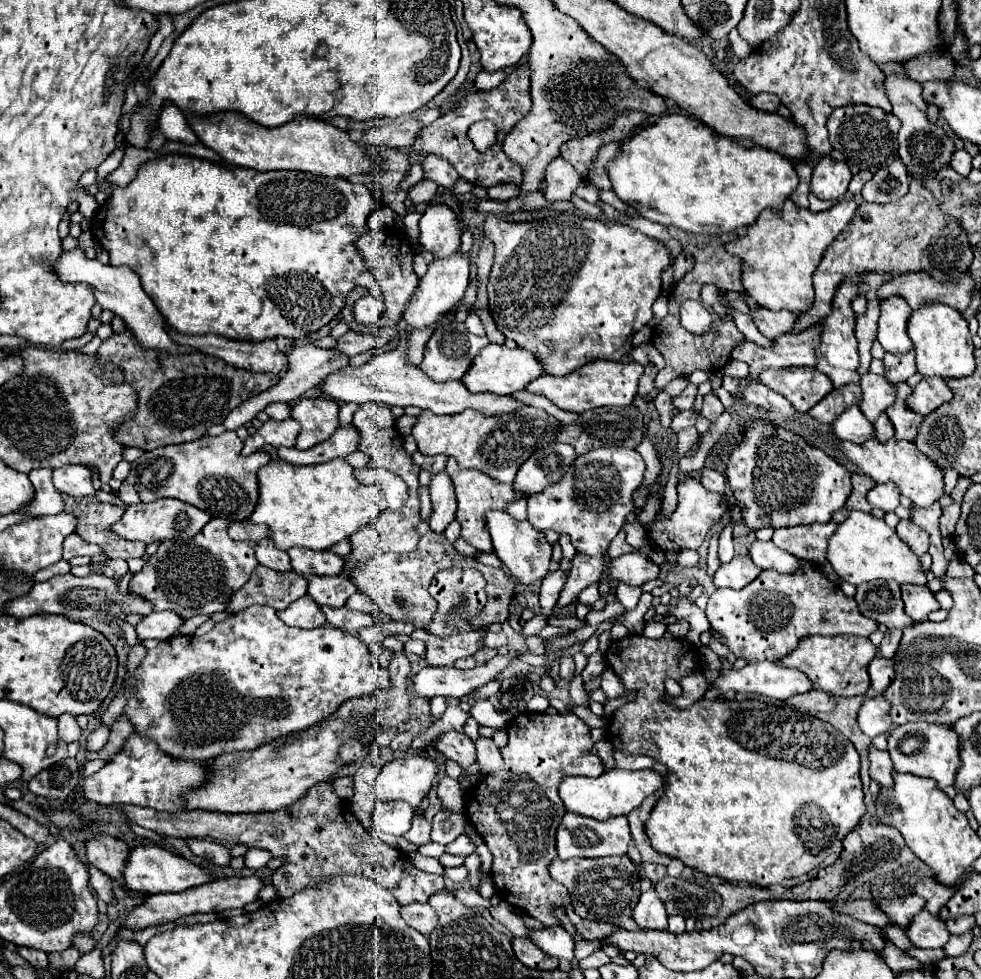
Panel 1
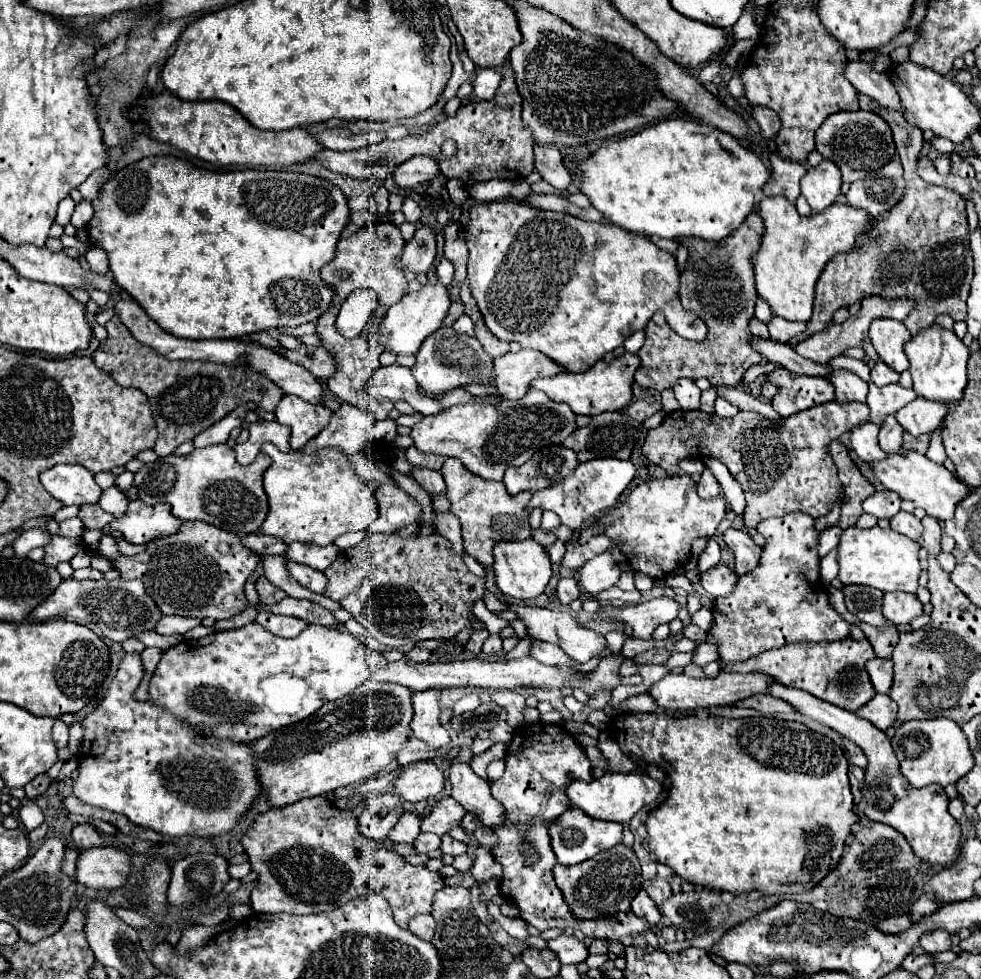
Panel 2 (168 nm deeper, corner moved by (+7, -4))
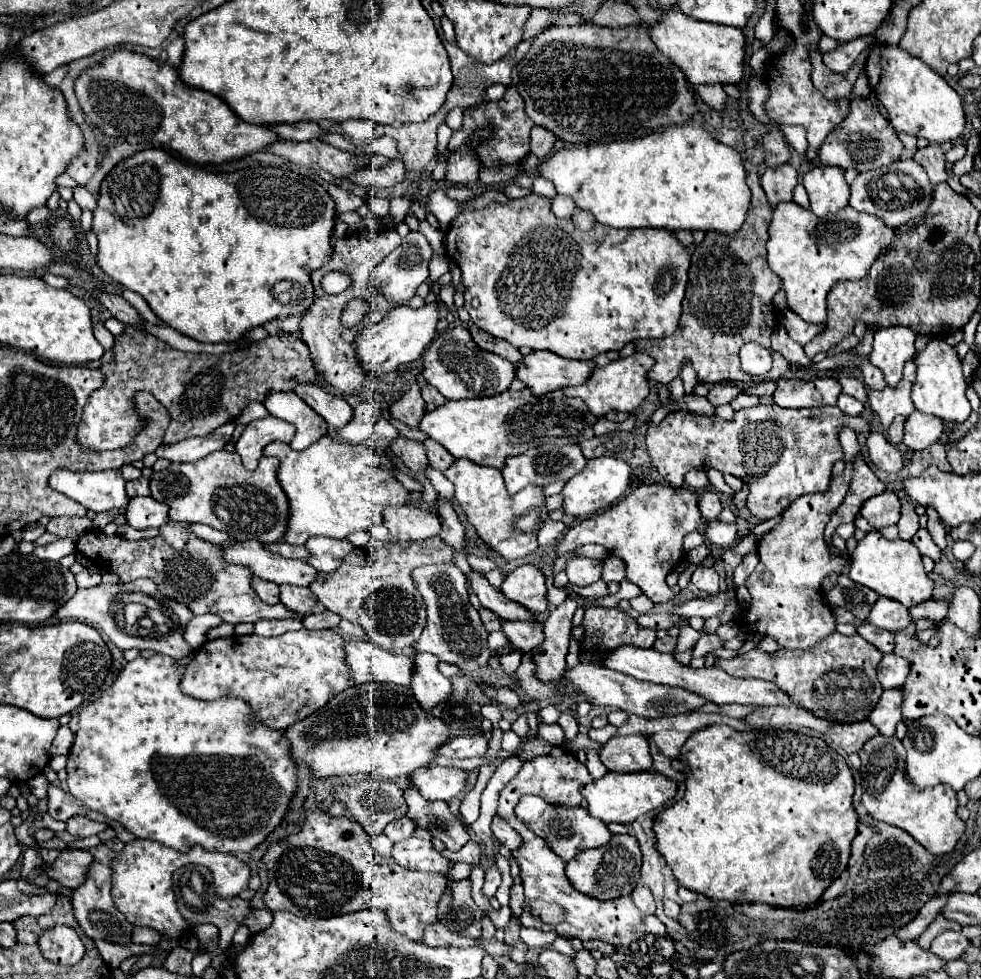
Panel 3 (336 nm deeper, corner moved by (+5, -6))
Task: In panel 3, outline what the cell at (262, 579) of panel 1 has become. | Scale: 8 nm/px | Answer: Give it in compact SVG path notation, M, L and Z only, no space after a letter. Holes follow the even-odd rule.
M251 578L251 588L257 592L257 596L265 604L277 604L279 602L279 586L275 586L273 582L263 582L259 578Z

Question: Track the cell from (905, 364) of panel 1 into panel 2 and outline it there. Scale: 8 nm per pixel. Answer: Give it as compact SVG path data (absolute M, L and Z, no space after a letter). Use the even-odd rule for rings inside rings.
M879 360L873 370L871 370L871 380L877 384L877 386L885 386L885 384L895 384L899 382L899 372L891 370L883 360Z

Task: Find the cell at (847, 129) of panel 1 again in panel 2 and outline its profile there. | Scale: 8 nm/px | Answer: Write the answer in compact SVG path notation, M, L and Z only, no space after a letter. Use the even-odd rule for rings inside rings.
M865 110L837 112L837 114L829 116L817 130L815 142L817 142L817 150L823 154L823 158L837 164L837 168L843 174L843 182L861 180L861 176L887 164L897 152L889 124L881 116L877 116L873 112L865 112Z

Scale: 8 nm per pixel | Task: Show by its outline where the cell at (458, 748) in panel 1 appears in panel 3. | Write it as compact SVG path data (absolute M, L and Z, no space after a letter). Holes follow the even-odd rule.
M495 816L493 818L493 824L491 824L491 832L501 840L501 844L509 850L517 850L521 844L523 844L523 838L507 824L503 822L503 818Z

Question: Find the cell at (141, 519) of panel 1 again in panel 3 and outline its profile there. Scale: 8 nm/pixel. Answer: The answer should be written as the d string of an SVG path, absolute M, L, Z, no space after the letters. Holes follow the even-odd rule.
M135 496L129 500L125 518L127 518L129 526L133 526L137 530L159 528L169 522L167 512L169 512L167 504L161 504L161 502L153 500L151 496Z

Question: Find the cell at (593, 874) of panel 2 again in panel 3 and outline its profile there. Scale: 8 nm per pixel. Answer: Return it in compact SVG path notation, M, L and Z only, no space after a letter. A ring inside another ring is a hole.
M629 834L613 836L607 842L607 846L583 850L573 860L567 862L565 872L567 872L567 878L571 880L571 884L583 894L591 894L599 900L627 896L627 894L631 894L631 890L637 886L637 882L641 878L641 874L639 874L641 872L641 850L639 850L637 838L629 836Z

